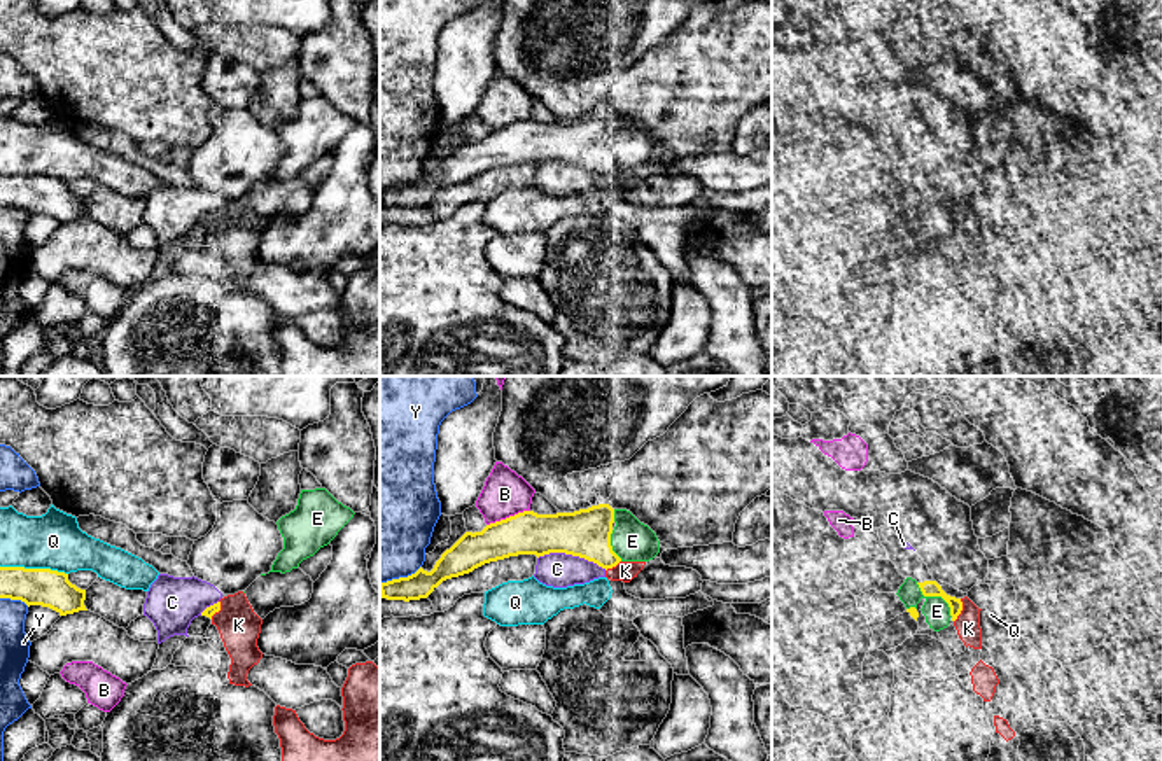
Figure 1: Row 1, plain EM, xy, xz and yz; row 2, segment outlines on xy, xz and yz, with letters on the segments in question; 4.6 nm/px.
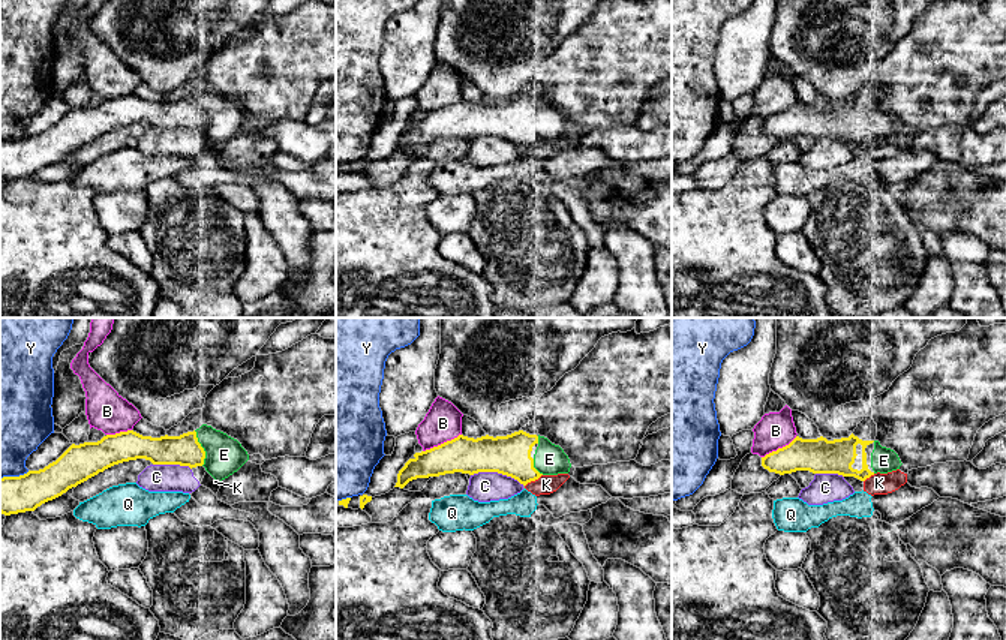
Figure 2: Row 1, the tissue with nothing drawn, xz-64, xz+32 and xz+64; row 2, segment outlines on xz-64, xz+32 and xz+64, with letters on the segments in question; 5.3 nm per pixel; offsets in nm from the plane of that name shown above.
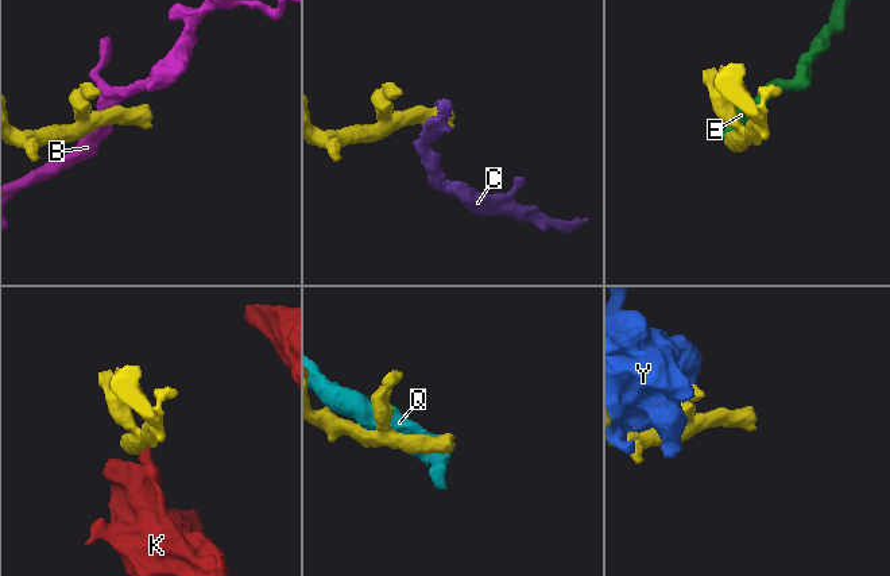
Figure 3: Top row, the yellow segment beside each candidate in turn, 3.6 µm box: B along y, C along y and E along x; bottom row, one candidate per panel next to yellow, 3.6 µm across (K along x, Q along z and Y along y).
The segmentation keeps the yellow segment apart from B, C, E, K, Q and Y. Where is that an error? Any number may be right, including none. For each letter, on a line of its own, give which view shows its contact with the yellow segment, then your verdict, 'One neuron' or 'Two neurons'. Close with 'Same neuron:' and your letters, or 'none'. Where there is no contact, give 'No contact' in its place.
B: Touches yellow in xz. Two neurons
C: Touches yellow in xz. Two neurons
E: Touches yellow in yz. One neuron
K: Touches yellow in yz. Two neurons
Q: Touches yellow in xy. Two neurons
Y: Touches yellow in xz. Two neurons
Same neuron: E

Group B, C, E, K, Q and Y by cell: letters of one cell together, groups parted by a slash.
B / C / E / K Q / Y

